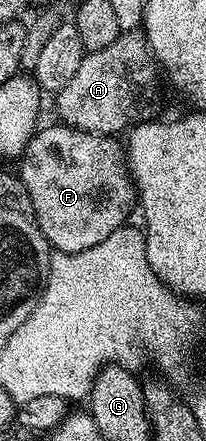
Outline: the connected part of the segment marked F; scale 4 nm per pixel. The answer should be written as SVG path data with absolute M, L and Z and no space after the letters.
M41 126L33 135L18 160L18 174L22 185L26 185L26 193L30 193L38 225L48 238L48 246L53 252L82 253L82 249L94 249L98 241L106 241L110 233L129 222L128 214L137 206L138 192L132 186L126 151L119 138L95 135L77 127L55 126Z

